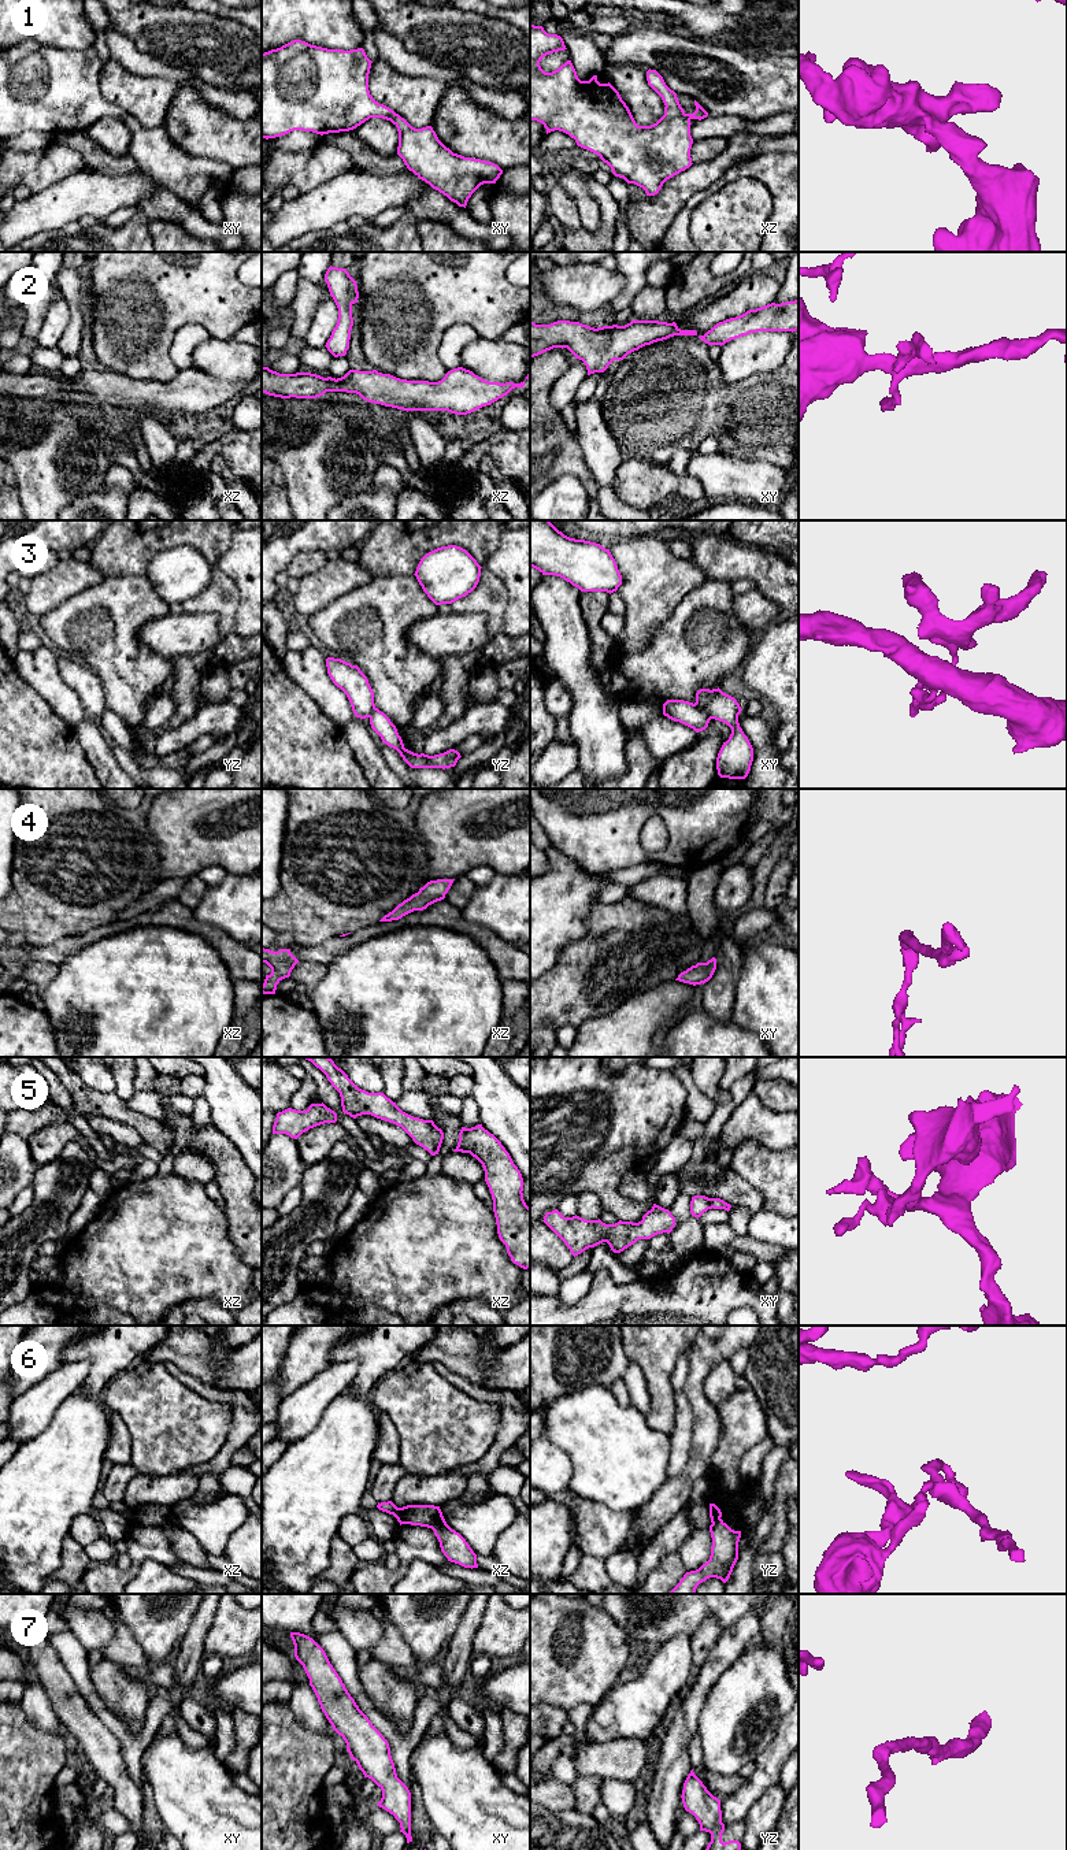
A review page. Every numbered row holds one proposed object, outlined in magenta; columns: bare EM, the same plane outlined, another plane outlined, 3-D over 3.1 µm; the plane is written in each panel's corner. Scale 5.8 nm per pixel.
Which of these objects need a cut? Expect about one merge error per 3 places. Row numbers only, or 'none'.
3, 6

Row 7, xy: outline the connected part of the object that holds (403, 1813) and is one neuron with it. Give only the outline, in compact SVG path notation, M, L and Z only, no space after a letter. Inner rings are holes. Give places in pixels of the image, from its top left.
M290 1632L290 1638L294 1657L303 1665L326 1719L345 1740L351 1758L364 1777L382 1790L377 1806L393 1814L407 1843L412 1842L411 1792L397 1777L388 1740L359 1709L325 1650L304 1634Z

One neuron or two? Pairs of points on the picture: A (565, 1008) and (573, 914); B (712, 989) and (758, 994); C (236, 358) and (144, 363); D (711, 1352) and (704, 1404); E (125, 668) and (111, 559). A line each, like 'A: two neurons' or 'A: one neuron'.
A: two neurons
B: two neurons
C: two neurons
D: one neuron
E: two neurons

